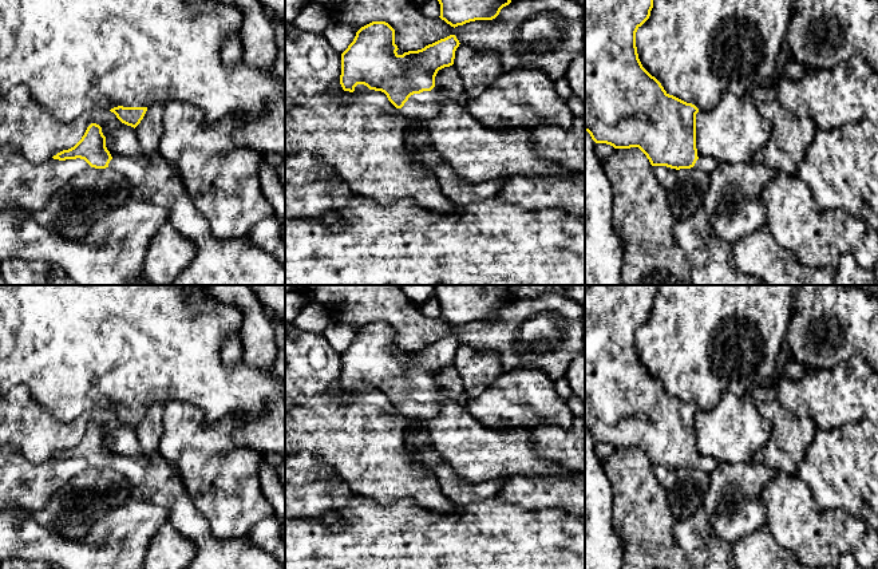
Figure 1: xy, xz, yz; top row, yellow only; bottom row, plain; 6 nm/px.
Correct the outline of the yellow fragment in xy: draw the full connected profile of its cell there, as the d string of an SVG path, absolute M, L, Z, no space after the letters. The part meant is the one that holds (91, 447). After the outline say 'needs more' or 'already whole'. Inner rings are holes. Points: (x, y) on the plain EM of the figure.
M91 423L82 439L54 459L84 459L91 467L111 467L131 483L131 499L157 505L167 511L167 522L195 544L197 553L185 569L285 569L270 553L248 537L220 540L194 507L181 475L163 461L146 465L137 458L112 458L102 427Z | needs more

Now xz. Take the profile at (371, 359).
M372 321L361 327L341 353L340 384L344 391L353 392L357 384L369 390L381 391L388 400L411 419L428 419L440 412L442 403L447 400L435 387L435 376L439 370L454 364L455 351L459 347L455 335L450 335L418 351L399 355L395 344L395 329L385 321Z | needs more

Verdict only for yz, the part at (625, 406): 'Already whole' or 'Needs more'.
Needs more

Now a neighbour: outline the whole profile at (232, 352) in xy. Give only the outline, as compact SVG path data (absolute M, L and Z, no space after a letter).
M241 333L229 335L229 337L224 341L221 356L226 365L233 365L244 360L244 344Z

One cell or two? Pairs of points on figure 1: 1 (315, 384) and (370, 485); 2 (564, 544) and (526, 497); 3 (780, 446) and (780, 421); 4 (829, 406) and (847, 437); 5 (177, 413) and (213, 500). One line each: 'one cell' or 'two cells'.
1: one cell
2: two cells
3: one cell
4: two cells
5: one cell

